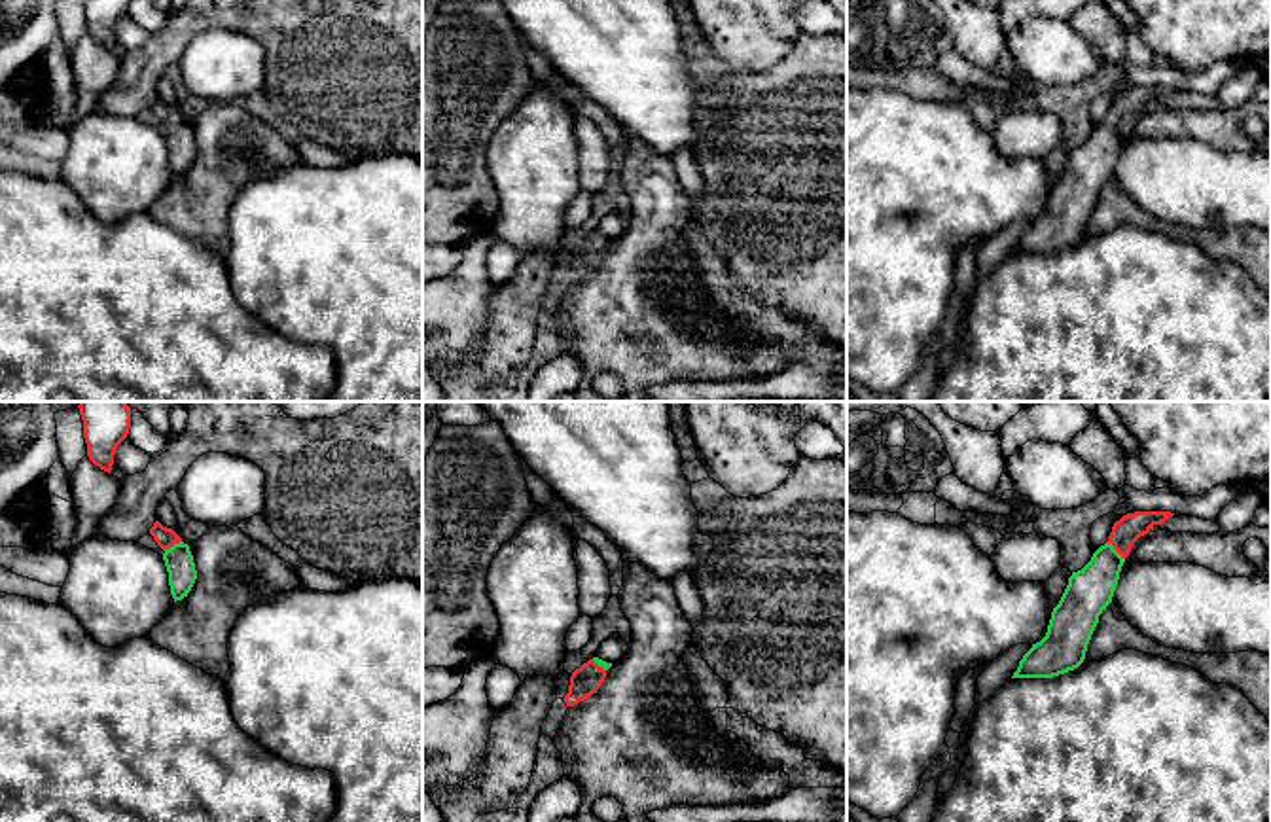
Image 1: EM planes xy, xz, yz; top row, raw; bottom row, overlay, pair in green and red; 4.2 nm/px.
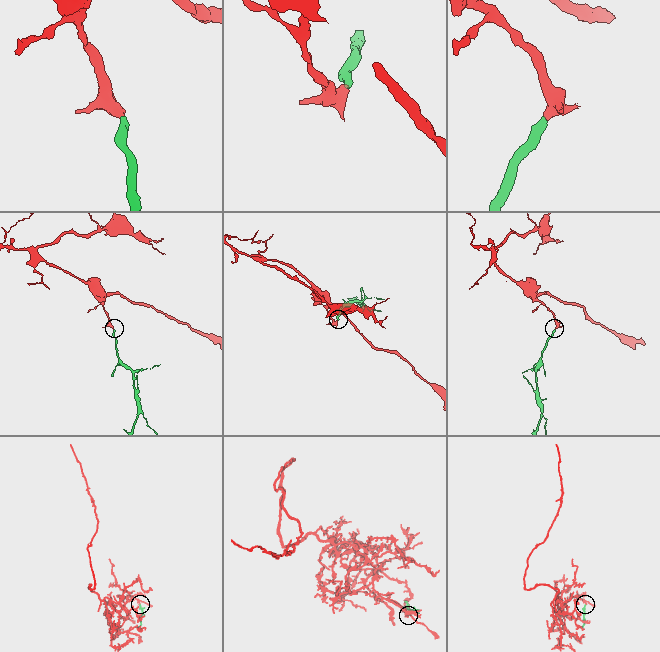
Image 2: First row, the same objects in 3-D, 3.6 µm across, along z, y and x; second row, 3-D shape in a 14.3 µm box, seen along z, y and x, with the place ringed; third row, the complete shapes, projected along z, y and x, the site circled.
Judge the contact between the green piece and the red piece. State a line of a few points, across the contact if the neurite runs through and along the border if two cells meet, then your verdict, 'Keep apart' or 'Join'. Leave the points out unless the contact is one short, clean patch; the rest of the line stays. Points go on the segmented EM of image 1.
Line: yz (1090, 589), (1114, 550), (1126, 531). Join

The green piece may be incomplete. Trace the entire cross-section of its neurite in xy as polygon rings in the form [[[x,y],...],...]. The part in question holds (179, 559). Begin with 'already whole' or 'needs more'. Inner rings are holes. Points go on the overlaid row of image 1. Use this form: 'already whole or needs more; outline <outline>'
needs more; outline [[[159,521],[153,523],[150,534],[157,545],[165,551],[163,561],[169,572],[170,595],[176,600],[182,600],[191,591],[197,570],[189,545],[172,530],[163,527]]]

